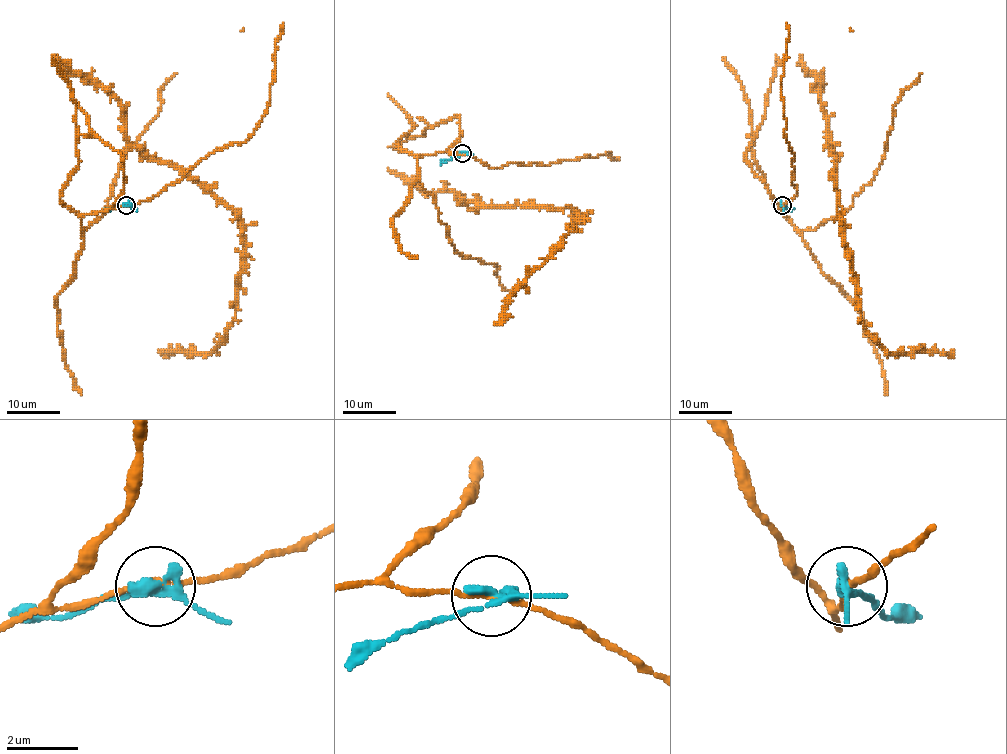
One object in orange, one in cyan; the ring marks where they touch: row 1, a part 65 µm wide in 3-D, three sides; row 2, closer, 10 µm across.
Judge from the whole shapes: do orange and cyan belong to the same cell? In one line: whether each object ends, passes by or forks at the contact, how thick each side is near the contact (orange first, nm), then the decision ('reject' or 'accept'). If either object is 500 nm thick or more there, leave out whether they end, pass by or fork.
orange passes by; cyan passes by; calibres 130 and 320 nm; reject

